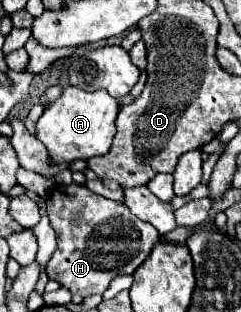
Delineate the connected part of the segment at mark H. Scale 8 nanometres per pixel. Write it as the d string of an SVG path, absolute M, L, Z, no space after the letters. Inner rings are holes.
M56 184L46 198L46 208L50 224L58 236L58 248L52 254L46 272L72 294L104 294L112 278L134 274L160 238L152 224L138 220L124 204L104 198L88 190L84 184Z

